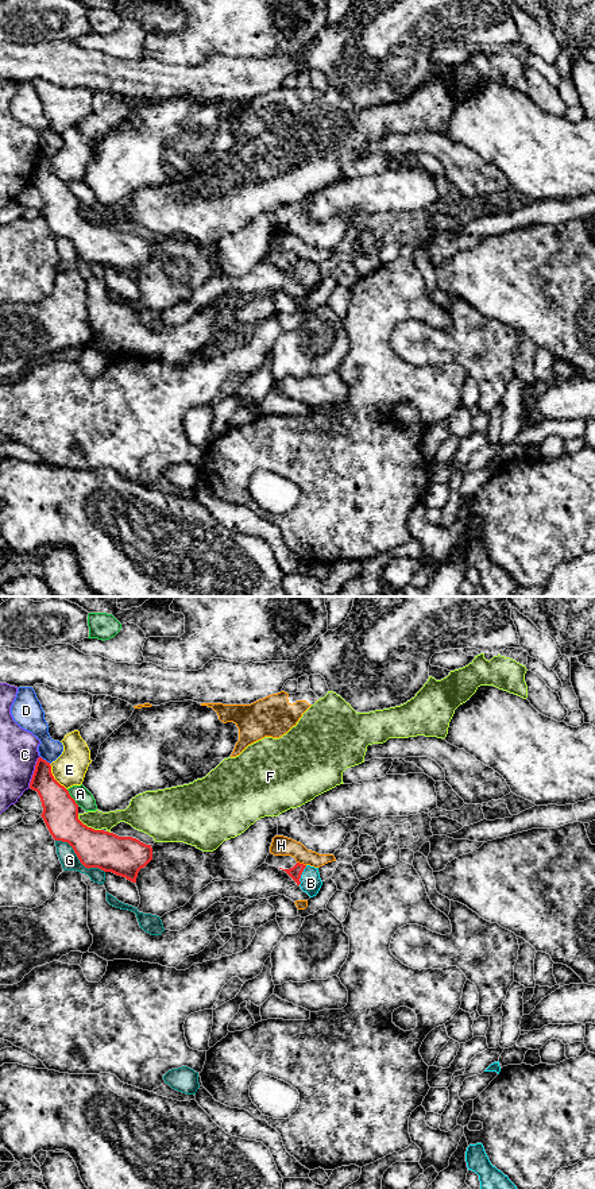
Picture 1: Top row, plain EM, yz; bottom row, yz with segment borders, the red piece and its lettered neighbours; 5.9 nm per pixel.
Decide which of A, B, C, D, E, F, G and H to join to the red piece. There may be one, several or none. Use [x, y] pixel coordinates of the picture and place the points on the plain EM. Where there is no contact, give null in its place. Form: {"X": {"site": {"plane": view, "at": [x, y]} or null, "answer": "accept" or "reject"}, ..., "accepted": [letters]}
{"A": {"site": {"plane": "yz", "at": [72, 193]}, "answer": "reject"}, "B": {"site": {"plane": "yz", "at": [301, 269]}, "answer": "accept"}, "C": {"site": {"plane": "yz", "at": [34, 168]}, "answer": "reject"}, "D": {"site": {"plane": "yz", "at": [45, 155]}, "answer": "reject"}, "E": {"site": {"plane": "yz", "at": [53, 173]}, "answer": "reject"}, "F": {"site": {"plane": "yz", "at": [87, 222]}, "answer": "reject"}, "G": {"site": {"plane": "yz", "at": [78, 254]}, "answer": "reject"}, "H": {"site": {"plane": "yz", "at": [301, 259]}, "answer": "reject"}, "accepted": ["B"]}

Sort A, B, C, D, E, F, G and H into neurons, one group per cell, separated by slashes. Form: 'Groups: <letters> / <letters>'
Groups: A G / B / C / D / E / F / H

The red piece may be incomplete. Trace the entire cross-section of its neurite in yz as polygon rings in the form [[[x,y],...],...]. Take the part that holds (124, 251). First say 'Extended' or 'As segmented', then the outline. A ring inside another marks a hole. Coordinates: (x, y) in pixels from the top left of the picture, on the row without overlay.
As segmented. [[[42,153],[36,157],[30,184],[40,193],[40,212],[53,233],[67,238],[85,263],[98,263],[136,278],[139,266],[152,255],[151,240],[84,220],[78,215],[78,200],[54,174],[50,158]]]

